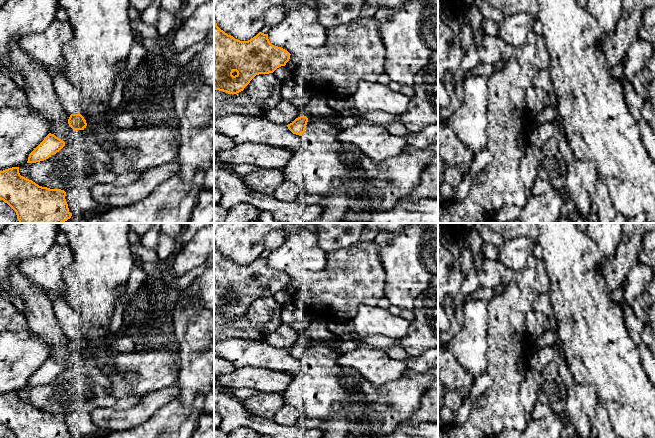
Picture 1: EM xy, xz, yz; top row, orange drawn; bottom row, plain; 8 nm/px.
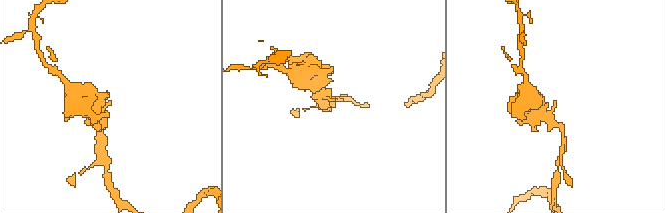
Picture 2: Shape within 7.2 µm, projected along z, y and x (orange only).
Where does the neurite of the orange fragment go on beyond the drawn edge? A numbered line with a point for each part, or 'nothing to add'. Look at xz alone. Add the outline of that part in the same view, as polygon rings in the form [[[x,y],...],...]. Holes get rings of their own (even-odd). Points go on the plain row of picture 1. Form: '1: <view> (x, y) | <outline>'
nothing to add

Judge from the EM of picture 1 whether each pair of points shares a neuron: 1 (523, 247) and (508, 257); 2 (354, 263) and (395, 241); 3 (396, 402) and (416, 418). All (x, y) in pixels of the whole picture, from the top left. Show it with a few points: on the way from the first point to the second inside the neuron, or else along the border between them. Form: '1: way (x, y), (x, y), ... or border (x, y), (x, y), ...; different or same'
1: way (519, 249), (512, 253); same
2: border (373, 240), (381, 264), (386, 272); different
3: border (424, 394), (421, 405), (407, 421); different

